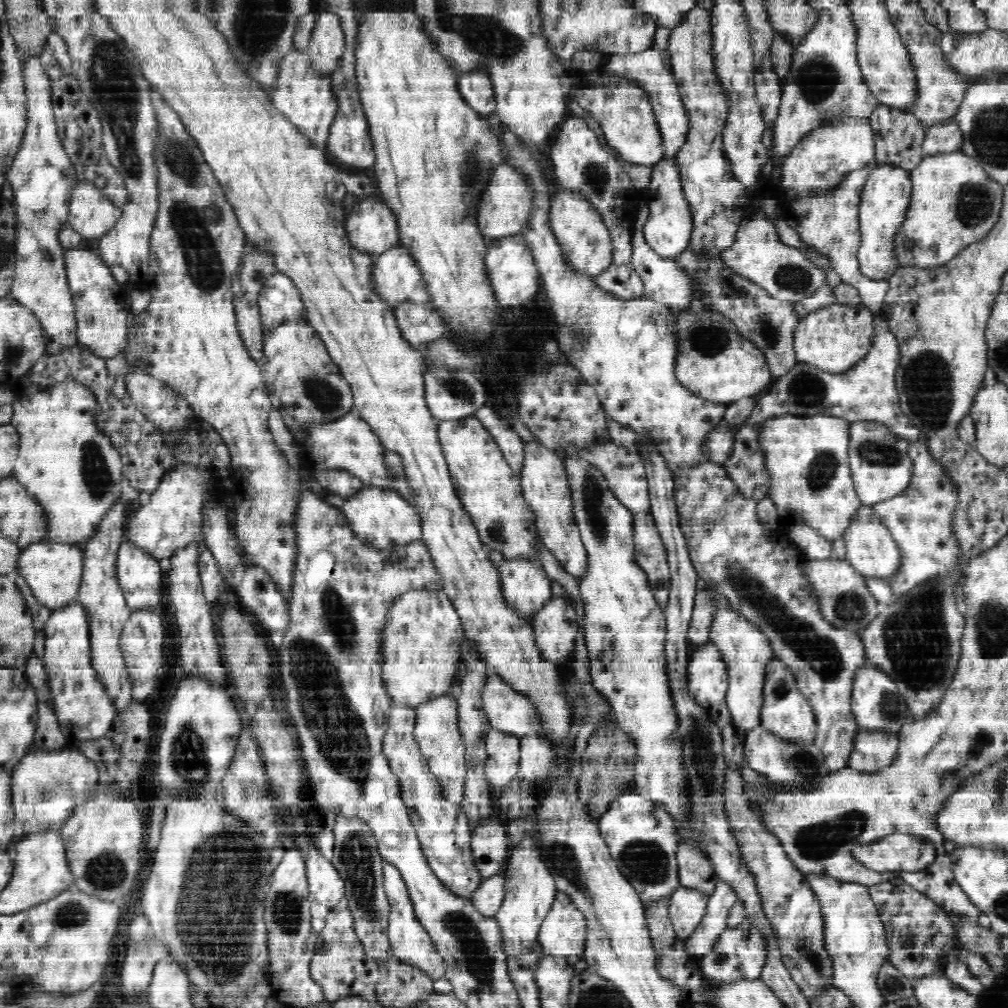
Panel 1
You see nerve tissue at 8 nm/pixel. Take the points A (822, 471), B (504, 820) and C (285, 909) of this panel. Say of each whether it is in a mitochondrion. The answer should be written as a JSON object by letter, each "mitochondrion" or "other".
{"A":"mitochondrion","B":"other","C":"mitochondrion"}

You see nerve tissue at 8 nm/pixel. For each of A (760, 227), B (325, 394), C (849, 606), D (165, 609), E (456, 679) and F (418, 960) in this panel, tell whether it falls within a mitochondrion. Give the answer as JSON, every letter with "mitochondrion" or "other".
{"A":"other","B":"mitochondrion","C":"mitochondrion","D":"other","E":"other","F":"other"}

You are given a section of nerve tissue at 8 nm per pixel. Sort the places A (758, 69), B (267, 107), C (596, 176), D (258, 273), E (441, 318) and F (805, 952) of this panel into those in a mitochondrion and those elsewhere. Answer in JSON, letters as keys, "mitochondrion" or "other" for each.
{"A":"other","B":"other","C":"mitochondrion","D":"mitochondrion","E":"other","F":"mitochondrion"}

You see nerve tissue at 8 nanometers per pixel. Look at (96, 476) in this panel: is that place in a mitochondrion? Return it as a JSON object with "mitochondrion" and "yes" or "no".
{"mitochondrion":"yes"}

